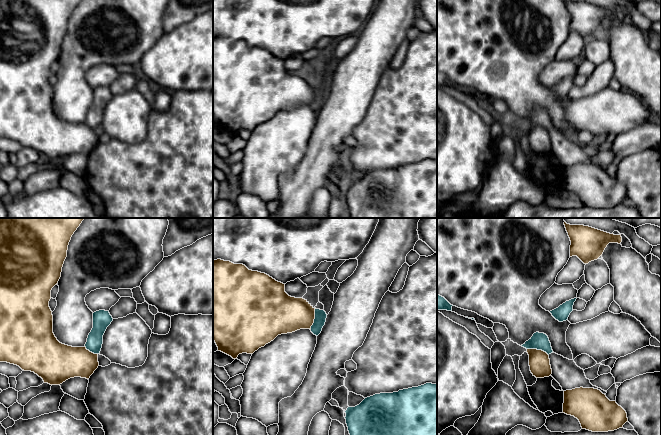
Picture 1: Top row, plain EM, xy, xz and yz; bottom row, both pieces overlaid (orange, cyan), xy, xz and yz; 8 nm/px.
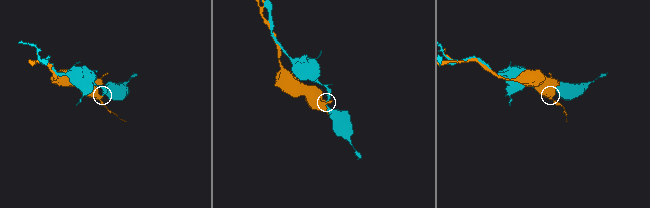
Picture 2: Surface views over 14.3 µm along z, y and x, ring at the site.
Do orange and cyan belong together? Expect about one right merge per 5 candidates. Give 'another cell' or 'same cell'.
another cell

